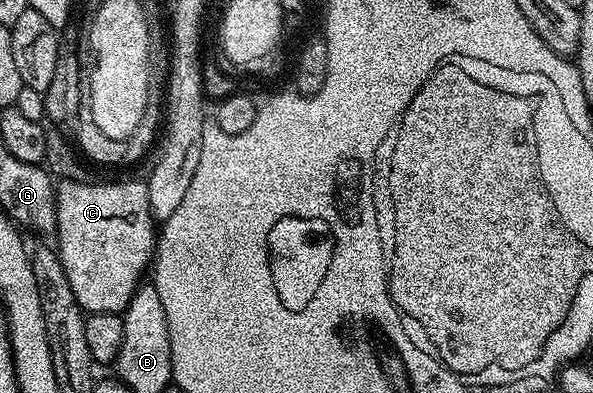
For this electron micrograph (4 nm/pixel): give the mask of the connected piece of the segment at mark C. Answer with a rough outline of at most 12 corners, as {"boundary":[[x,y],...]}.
{"boundary":[[61,181],[77,304],[123,314],[158,241],[140,182]]}

